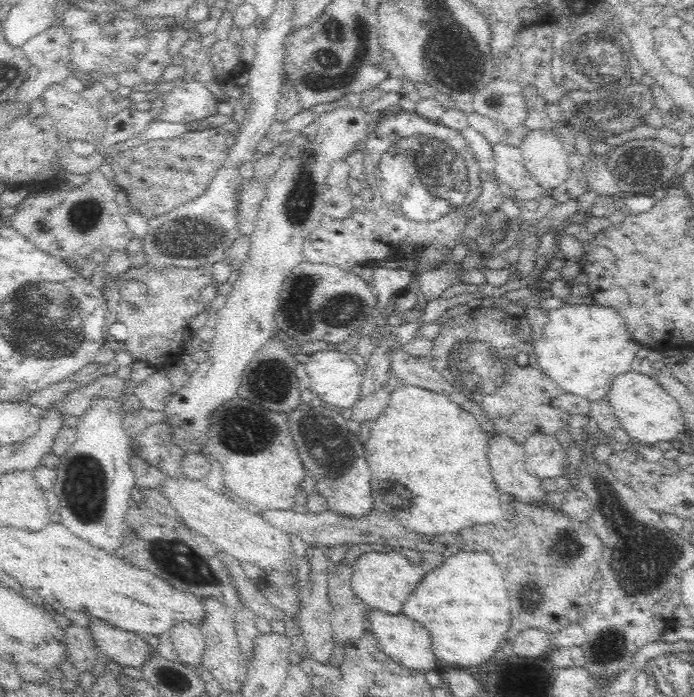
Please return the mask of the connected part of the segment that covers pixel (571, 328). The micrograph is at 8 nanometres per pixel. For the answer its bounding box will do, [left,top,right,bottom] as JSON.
[531,304,641,403]

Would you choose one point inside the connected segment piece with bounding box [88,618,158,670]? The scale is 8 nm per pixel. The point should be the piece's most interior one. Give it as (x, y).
(125, 648)

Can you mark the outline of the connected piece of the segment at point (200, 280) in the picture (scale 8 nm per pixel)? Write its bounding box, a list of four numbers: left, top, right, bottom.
[102,263,213,368]

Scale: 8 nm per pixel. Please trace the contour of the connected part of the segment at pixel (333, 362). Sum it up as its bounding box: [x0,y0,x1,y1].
[305,350,364,409]

